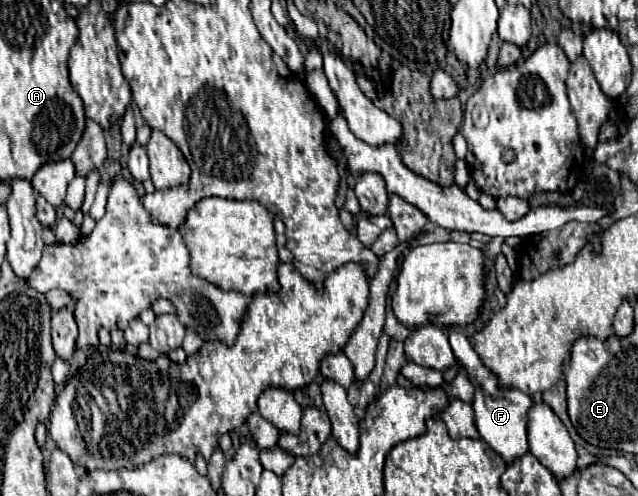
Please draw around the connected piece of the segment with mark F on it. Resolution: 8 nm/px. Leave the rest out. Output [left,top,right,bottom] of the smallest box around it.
[449,332,535,464]

